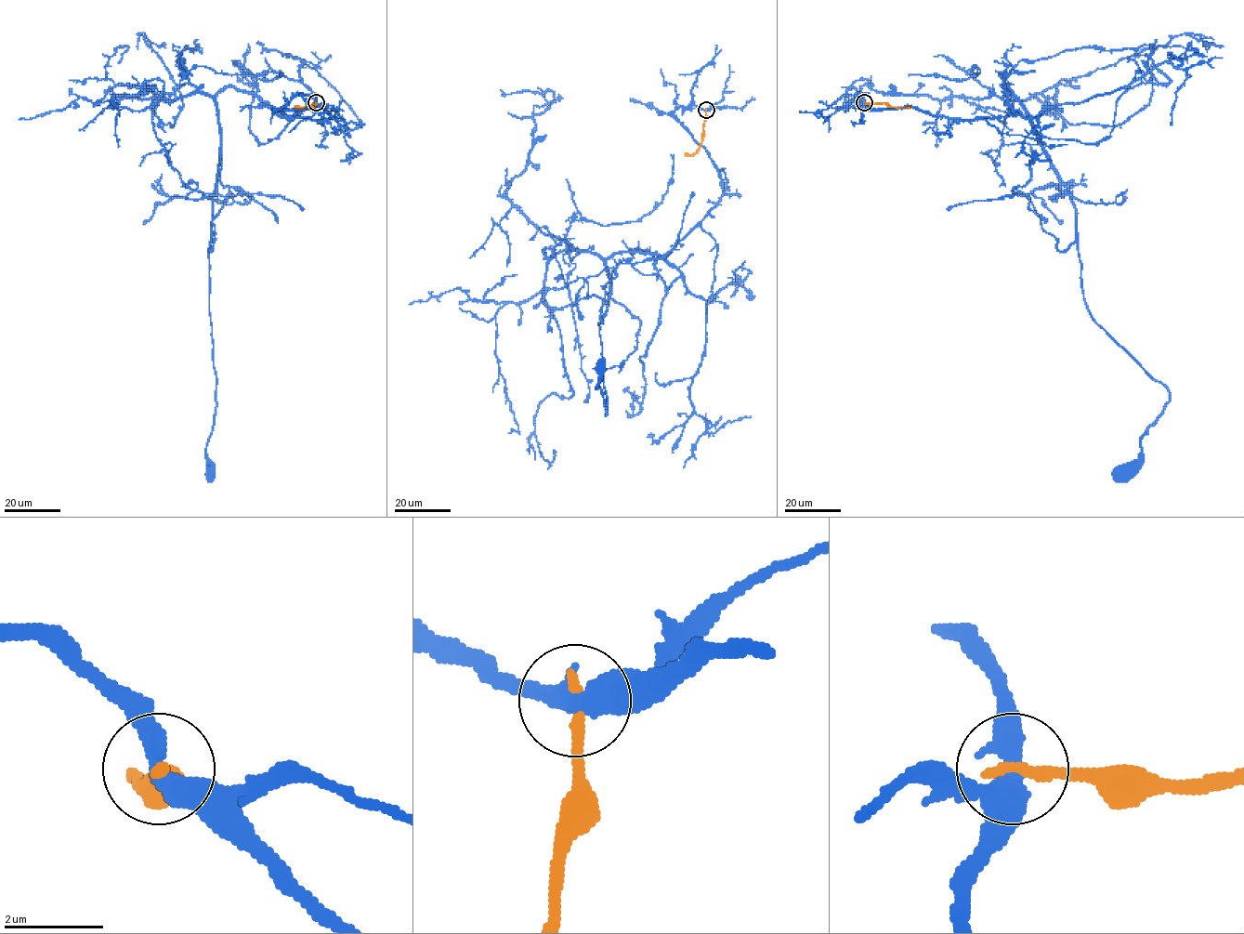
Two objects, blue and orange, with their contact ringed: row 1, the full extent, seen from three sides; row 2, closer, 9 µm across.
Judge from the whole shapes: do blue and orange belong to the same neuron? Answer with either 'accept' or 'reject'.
reject

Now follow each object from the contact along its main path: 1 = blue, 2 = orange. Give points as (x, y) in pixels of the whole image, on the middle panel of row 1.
1: (706, 110), (674, 115), (706, 151), (721, 200), (667, 256), (607, 260), (605, 415), (598, 366)
2: (706, 110), (701, 145), (694, 153), (685, 156)

